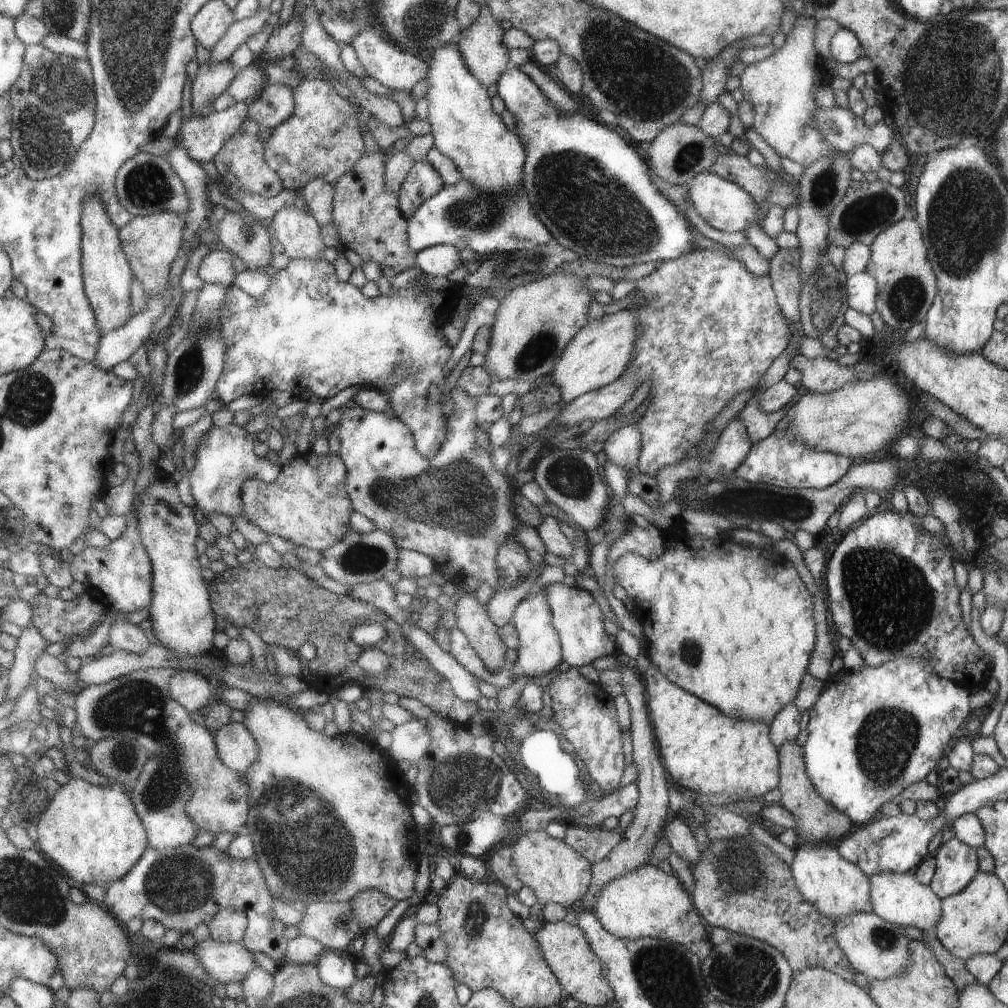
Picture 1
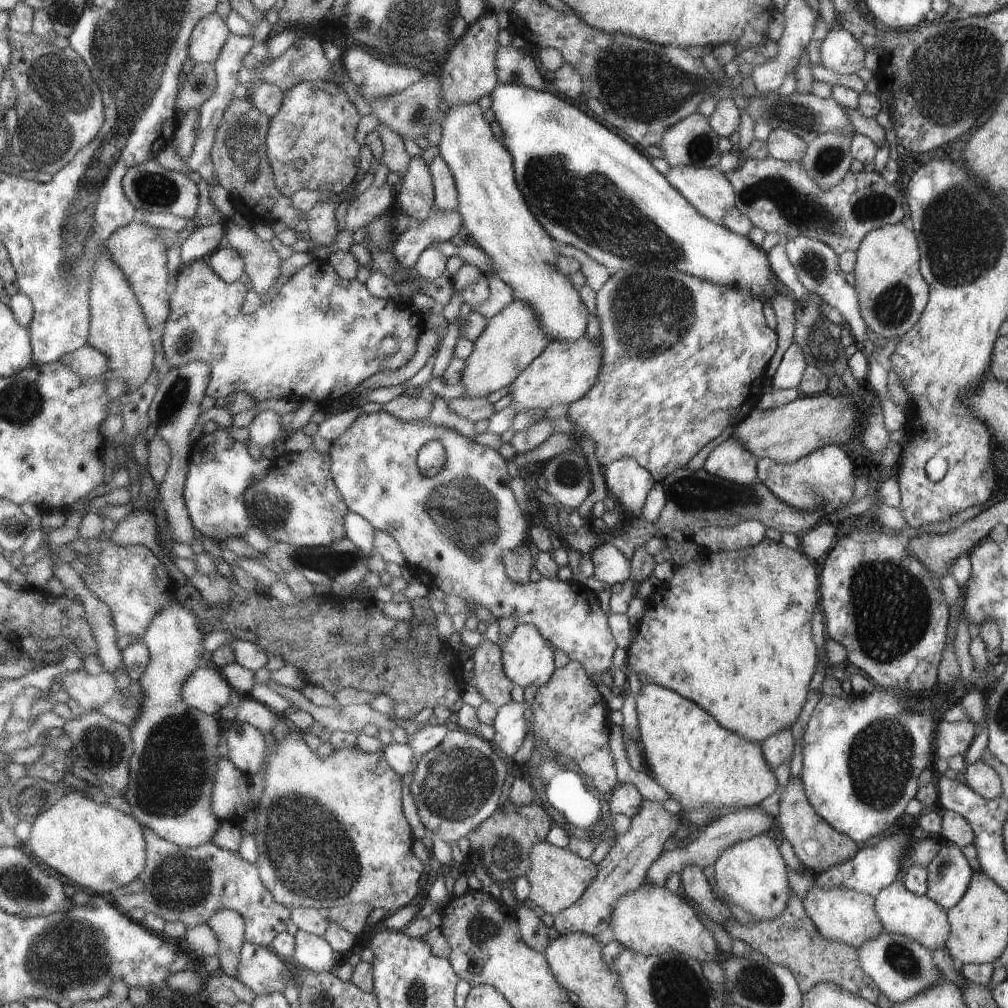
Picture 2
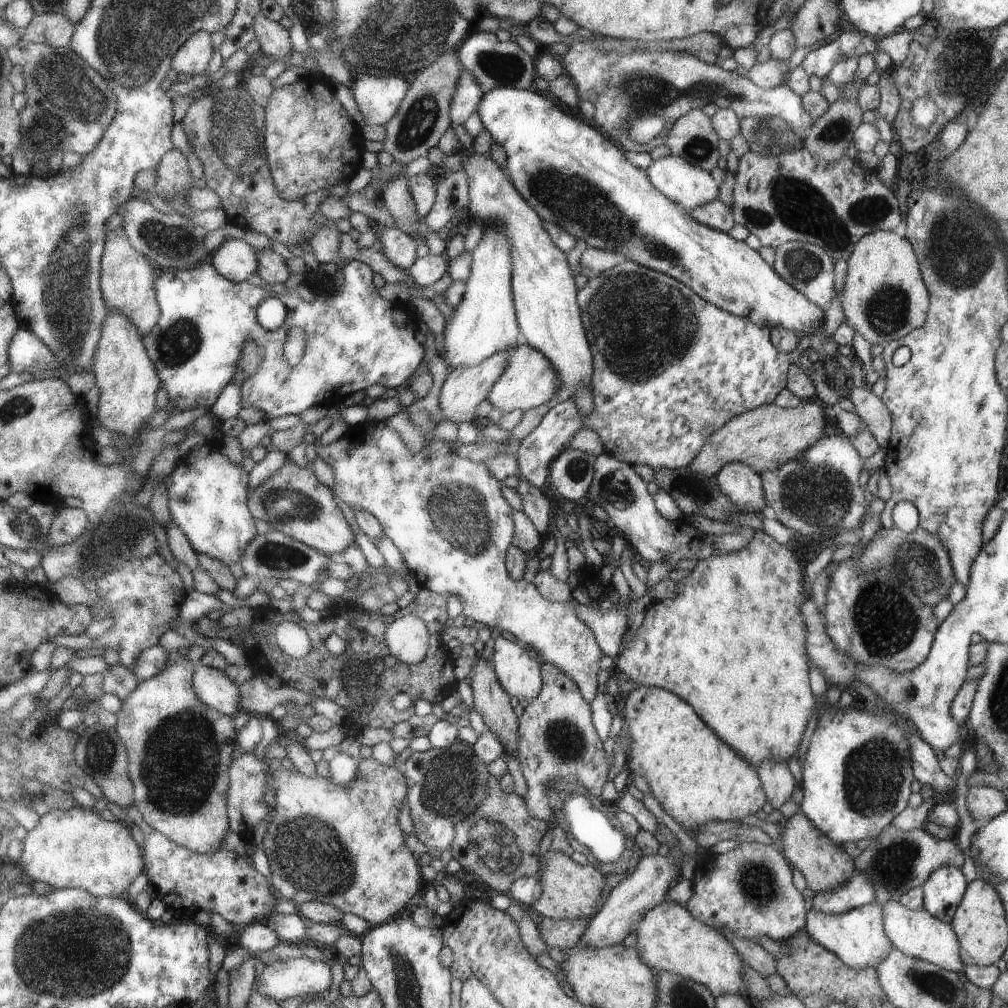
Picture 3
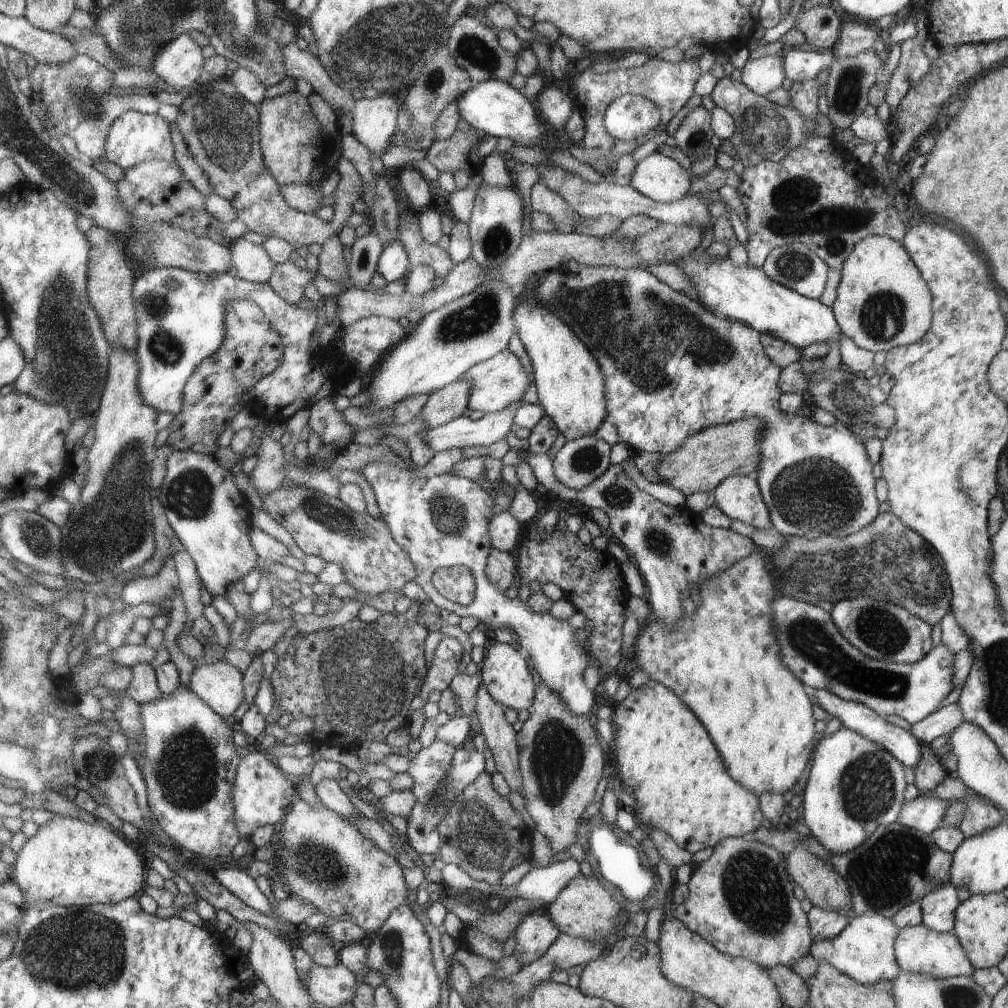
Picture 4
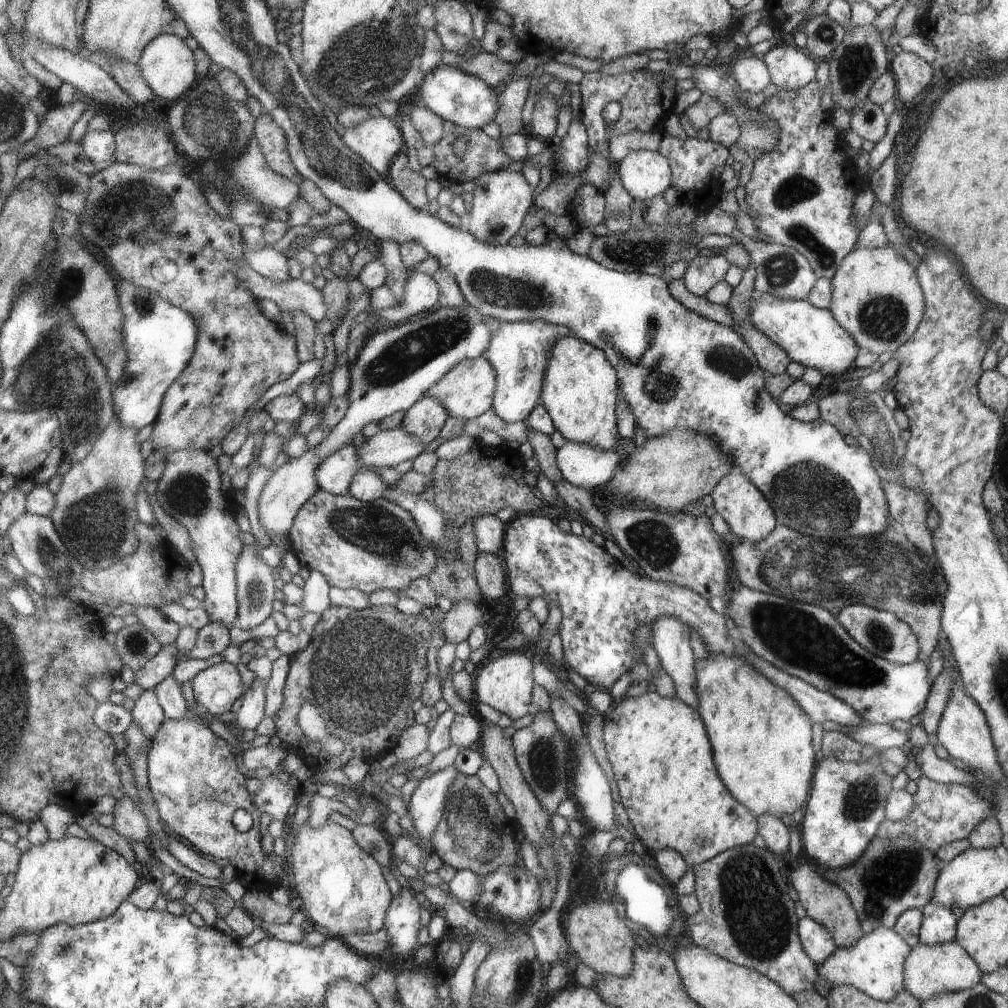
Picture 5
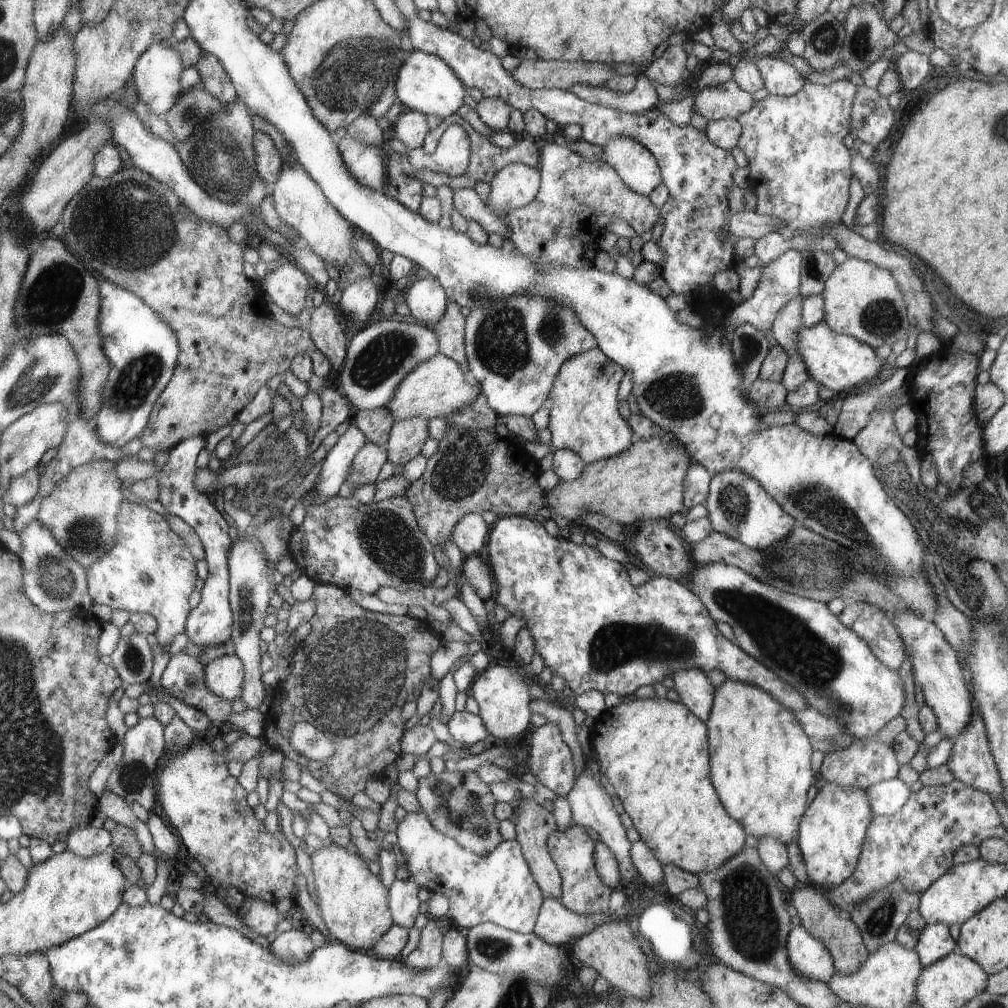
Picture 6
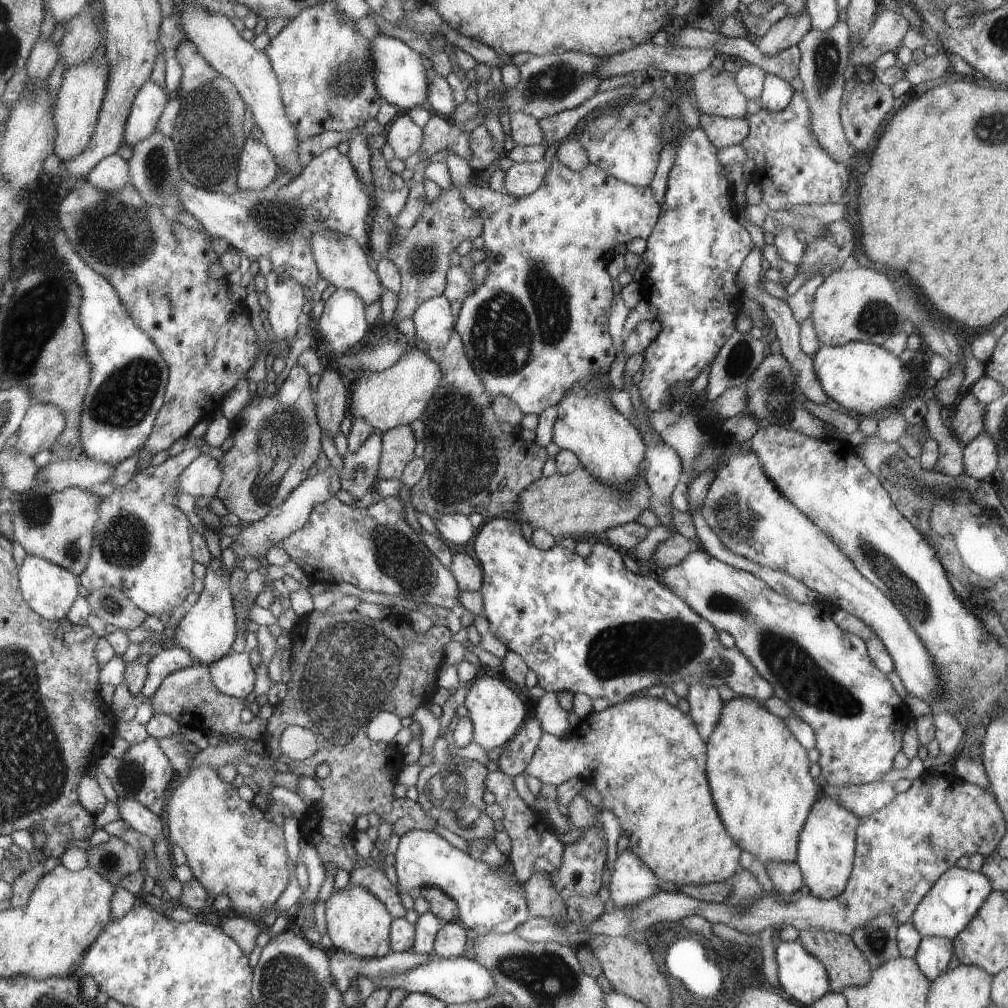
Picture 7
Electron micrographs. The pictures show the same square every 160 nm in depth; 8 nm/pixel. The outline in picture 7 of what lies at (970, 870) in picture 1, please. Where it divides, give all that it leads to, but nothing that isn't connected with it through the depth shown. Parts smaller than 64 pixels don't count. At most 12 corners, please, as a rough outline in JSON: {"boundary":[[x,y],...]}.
{"boundary":[[924,936],[915,962],[929,982],[952,960],[953,940]]}

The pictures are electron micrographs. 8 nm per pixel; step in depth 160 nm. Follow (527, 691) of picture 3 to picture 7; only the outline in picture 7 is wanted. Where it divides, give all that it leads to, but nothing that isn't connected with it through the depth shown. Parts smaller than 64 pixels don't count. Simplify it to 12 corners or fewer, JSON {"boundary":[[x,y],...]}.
{"boundary":[[498,678],[467,686],[467,718],[485,751],[528,720],[520,696]]}

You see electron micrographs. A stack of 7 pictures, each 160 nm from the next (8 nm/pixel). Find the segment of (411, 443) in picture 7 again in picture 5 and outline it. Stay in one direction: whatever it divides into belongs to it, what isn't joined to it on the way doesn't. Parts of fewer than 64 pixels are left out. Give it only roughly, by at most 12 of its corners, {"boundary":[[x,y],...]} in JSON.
{"boundary":[[422,397],[405,411],[400,428],[429,445],[449,412]]}

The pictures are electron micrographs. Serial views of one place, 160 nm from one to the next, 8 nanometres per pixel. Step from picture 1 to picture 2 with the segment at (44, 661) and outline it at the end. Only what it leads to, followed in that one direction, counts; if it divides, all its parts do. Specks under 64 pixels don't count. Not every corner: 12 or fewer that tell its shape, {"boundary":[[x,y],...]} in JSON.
{"boundary":[[62,672],[72,703],[96,711],[116,692],[110,672]]}

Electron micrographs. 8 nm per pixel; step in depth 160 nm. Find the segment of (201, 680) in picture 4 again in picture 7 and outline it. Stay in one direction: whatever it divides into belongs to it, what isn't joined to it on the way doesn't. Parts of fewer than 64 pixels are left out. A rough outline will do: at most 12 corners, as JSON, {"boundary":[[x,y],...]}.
{"boundary":[[248,651],[208,666],[222,694],[246,699],[254,688]]}

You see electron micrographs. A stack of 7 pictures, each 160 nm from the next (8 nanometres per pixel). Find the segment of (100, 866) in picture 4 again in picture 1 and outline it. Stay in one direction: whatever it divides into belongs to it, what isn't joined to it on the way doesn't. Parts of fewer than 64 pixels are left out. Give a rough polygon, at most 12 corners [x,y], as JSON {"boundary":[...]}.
{"boundary":[[69,776],[36,848],[82,885],[149,848],[130,794]]}

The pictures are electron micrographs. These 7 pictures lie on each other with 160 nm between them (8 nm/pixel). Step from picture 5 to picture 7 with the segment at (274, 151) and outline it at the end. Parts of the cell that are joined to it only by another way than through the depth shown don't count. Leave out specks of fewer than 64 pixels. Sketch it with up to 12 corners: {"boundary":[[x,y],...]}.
{"boundary":[[246,140],[240,191],[264,190],[278,175],[264,142]]}

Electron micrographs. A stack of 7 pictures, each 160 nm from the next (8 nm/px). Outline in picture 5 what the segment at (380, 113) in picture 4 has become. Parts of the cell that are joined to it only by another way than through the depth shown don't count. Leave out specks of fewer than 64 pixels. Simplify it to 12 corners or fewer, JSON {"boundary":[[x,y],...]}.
{"boundary":[[370,117],[342,138],[382,177],[405,148],[394,120]]}

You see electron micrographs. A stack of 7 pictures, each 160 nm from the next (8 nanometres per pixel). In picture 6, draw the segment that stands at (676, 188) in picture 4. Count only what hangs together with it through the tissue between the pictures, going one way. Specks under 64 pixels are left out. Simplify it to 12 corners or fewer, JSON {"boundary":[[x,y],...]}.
{"boundary":[[630,137],[600,148],[632,190],[649,195],[662,183],[657,159]]}

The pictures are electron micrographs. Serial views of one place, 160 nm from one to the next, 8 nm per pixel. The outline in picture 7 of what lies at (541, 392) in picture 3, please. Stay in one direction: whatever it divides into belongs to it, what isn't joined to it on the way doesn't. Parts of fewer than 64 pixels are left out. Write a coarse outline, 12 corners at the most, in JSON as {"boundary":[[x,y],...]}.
{"boundary":[[411,347],[352,384],[350,414],[375,433],[429,412],[442,366]]}

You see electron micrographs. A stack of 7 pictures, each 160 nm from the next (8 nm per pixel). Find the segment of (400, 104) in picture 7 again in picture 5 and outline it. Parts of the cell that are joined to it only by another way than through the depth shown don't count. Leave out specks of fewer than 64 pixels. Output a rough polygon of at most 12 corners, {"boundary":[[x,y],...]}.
{"boundary":[[443,65],[414,90],[443,121],[482,128],[497,93],[476,75]]}

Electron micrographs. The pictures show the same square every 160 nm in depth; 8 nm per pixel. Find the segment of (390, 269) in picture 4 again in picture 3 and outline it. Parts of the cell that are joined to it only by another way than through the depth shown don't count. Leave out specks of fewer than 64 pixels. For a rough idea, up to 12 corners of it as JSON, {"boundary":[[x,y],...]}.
{"boundary":[[396,228],[378,229],[384,258],[409,270],[420,242]]}

